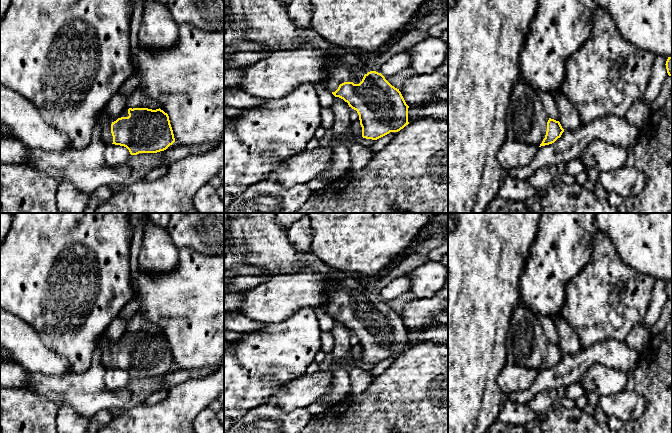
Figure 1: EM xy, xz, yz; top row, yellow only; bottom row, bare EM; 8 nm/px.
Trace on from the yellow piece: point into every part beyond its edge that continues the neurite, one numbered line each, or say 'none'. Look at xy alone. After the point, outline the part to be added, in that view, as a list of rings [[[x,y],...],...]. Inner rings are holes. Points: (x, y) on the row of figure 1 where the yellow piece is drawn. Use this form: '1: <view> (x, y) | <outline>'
1: xy (104, 119) | [[[126,107],[123,109],[122,113],[117,116],[111,116],[107,112],[106,108],[100,111],[96,115],[97,125],[100,126],[102,137],[107,145],[113,143],[113,136],[111,133],[111,124],[114,121],[116,121],[118,118],[128,117],[128,116],[129,116],[128,109]]]

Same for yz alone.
1: yz (526, 120) | [[[522,78],[519,79],[507,107],[507,140],[539,147],[545,138],[549,118],[538,94]]]

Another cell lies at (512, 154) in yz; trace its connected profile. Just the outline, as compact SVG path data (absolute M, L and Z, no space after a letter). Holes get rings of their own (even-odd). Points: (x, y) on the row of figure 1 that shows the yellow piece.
M506 140L500 147L497 158L504 171L519 169L530 164L538 148L533 144Z

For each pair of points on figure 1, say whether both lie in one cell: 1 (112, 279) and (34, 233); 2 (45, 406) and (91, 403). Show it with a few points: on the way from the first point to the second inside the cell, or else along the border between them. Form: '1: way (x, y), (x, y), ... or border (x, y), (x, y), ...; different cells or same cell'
1: way (99, 257), (85, 242), (56, 233); same cell
2: border (36, 392), (50, 398), (59, 407); different cells

